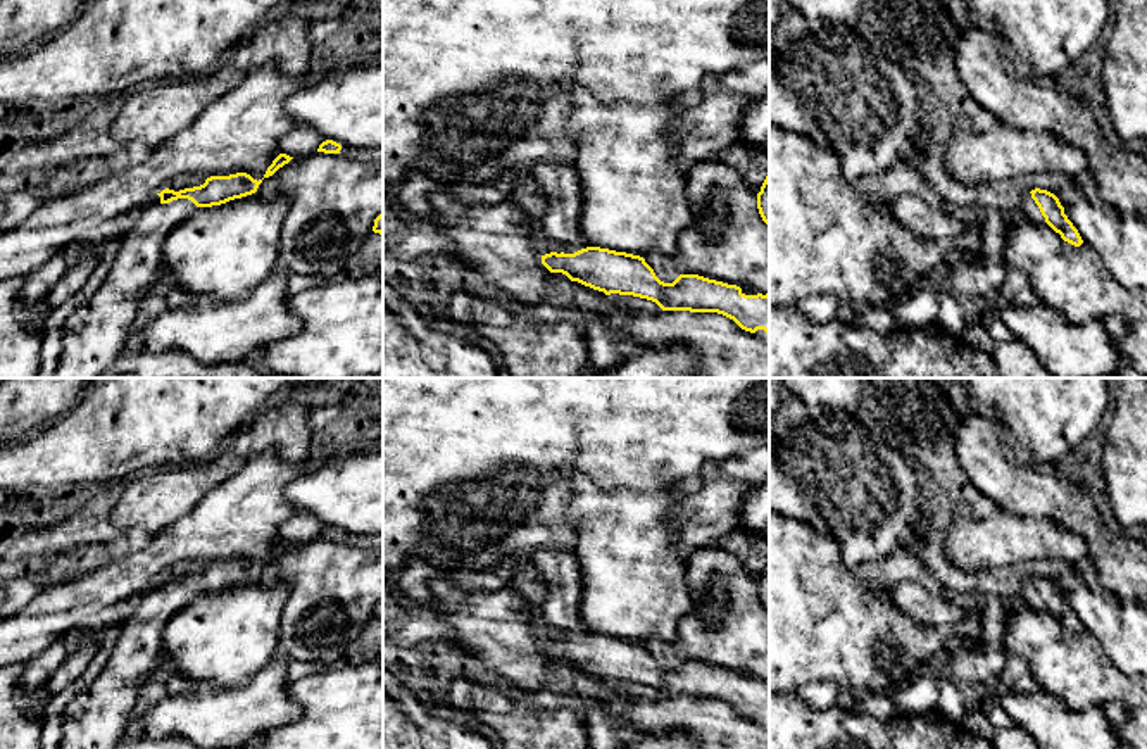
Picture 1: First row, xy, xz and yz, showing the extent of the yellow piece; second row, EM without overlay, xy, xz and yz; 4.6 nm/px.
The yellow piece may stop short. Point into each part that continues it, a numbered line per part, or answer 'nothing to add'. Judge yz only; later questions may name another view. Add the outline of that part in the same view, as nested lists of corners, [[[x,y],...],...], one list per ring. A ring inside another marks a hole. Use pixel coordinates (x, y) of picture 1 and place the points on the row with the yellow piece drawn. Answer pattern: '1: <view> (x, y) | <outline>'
1: yz (1027, 207) | [[[1030,192],[1023,195],[1021,202],[1018,204],[1016,212],[1035,224],[1045,223],[1045,217],[1042,216]]]

